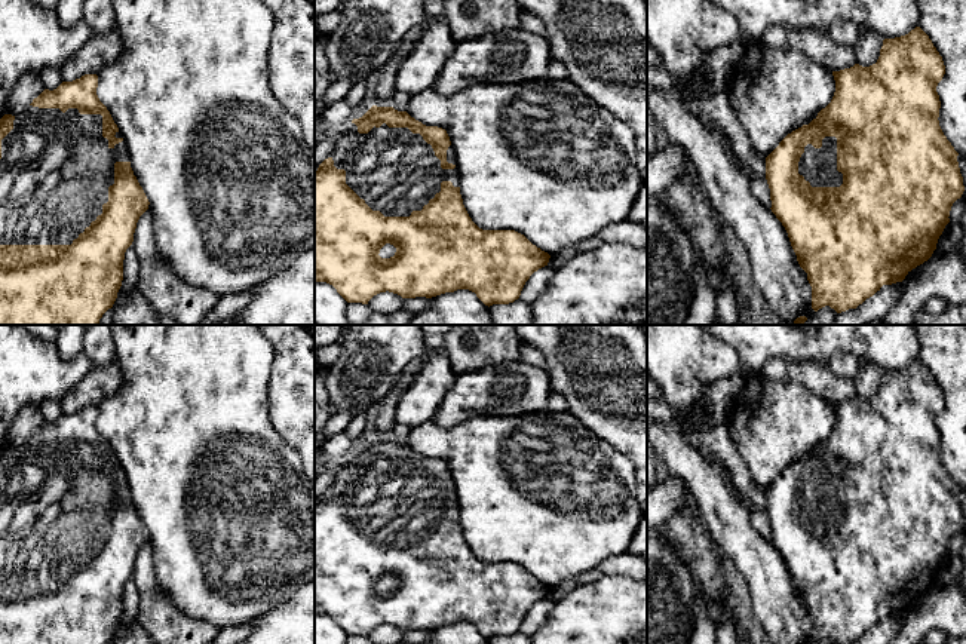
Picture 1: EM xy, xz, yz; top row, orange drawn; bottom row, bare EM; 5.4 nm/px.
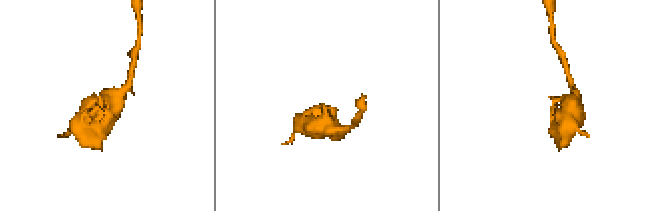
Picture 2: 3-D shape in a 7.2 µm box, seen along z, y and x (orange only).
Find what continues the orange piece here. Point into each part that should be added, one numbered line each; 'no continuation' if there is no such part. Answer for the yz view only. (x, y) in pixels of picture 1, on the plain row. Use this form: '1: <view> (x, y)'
1: yz (818, 499)

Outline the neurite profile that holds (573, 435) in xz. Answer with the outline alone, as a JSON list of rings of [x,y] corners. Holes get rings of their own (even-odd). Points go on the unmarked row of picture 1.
[[[531,413],[521,415],[476,415],[453,427],[441,427],[433,420],[411,427],[407,445],[426,459],[438,459],[447,463],[456,487],[460,507],[460,527],[472,553],[482,562],[515,562],[524,567],[533,577],[548,585],[561,582],[594,570],[613,555],[628,552],[631,539],[644,516],[643,507],[632,491],[620,491],[613,472],[613,448],[597,436],[589,427],[576,420],[570,413]]]

